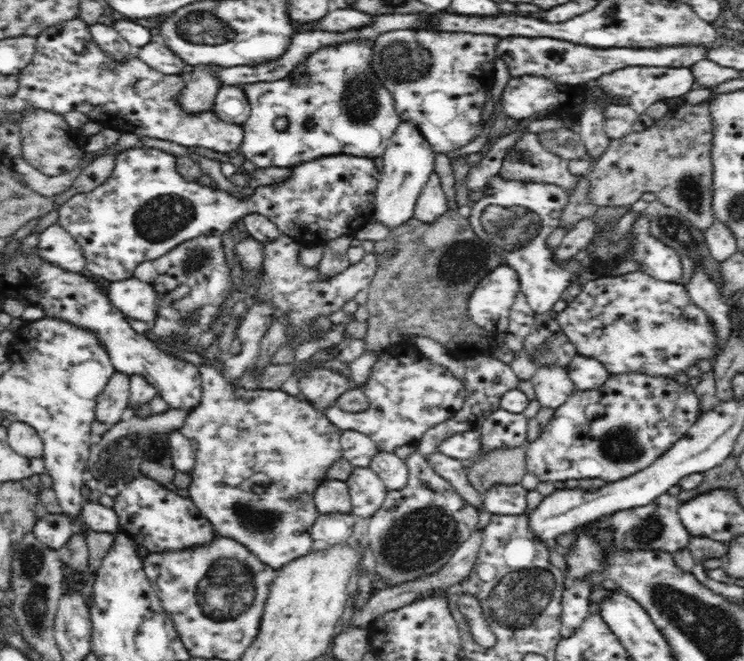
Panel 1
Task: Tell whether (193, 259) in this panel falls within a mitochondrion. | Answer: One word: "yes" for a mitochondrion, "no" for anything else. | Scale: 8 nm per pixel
yes

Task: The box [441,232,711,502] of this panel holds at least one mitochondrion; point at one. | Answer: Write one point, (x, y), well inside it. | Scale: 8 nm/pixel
(620, 445)

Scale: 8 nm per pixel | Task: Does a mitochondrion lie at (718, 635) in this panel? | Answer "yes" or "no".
yes

